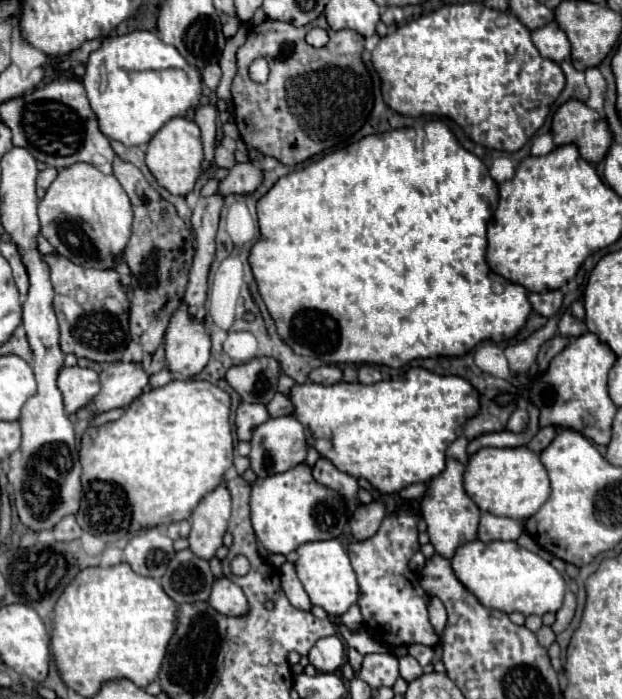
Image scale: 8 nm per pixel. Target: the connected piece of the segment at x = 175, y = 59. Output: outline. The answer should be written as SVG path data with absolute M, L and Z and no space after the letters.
M135 30L123 36L105 38L101 48L89 56L87 72L83 76L83 86L91 110L99 120L99 130L109 138L123 142L125 146L141 146L151 140L151 136L173 116L185 114L189 106L201 102L201 78L199 72L187 64L187 60L169 44L161 42L155 34L147 30Z

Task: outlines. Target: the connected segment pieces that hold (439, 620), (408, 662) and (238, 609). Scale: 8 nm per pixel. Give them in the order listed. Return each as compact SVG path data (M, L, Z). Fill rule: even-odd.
M431 598L431 602L429 602L429 618L431 618L431 624L435 626L435 632L441 634L443 628L445 628L445 622L447 622L447 612L445 612L439 598Z
M403 656L399 658L399 674L403 680L407 682L413 682L415 678L419 678L423 674L423 668L419 666L419 662L413 658L413 656Z
M223 576L213 582L211 594L209 594L209 604L225 616L247 614L247 598L245 598L243 590Z

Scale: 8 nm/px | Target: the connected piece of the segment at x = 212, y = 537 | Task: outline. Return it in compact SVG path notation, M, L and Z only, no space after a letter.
M223 478L219 486L213 492L209 492L191 514L189 548L193 554L205 560L211 560L215 556L215 550L223 544L229 512L231 512L231 496Z

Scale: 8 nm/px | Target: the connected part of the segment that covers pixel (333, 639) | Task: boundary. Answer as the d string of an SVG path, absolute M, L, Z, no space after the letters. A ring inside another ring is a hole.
M329 636L315 642L315 646L309 652L309 662L319 672L337 672L339 666L343 664L343 656L345 656L343 642L337 636Z

